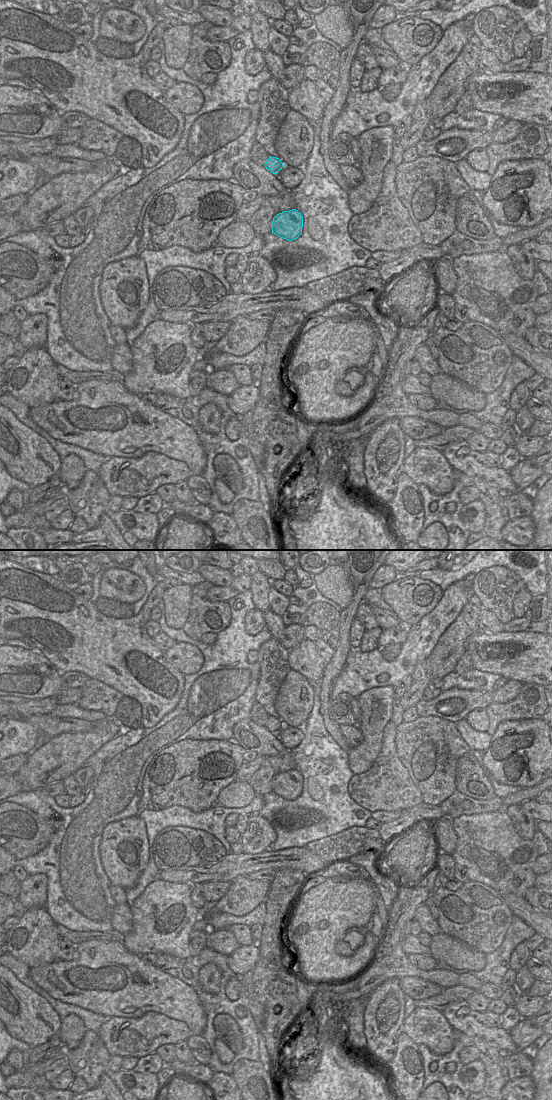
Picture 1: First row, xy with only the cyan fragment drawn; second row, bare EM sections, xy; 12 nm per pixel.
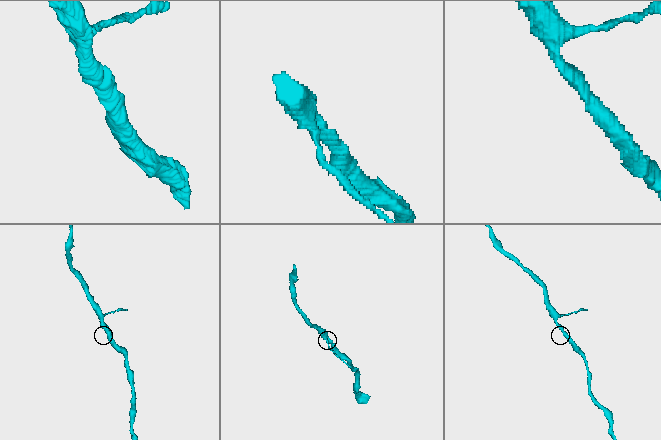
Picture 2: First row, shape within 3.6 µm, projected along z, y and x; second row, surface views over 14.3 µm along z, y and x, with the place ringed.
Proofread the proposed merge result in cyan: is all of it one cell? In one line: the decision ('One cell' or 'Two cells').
One cell

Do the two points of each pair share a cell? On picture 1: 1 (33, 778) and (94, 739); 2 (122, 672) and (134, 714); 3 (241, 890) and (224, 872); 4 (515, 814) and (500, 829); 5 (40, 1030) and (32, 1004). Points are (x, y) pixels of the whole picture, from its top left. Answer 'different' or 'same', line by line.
1: same
2: different
3: different
4: different
5: same

